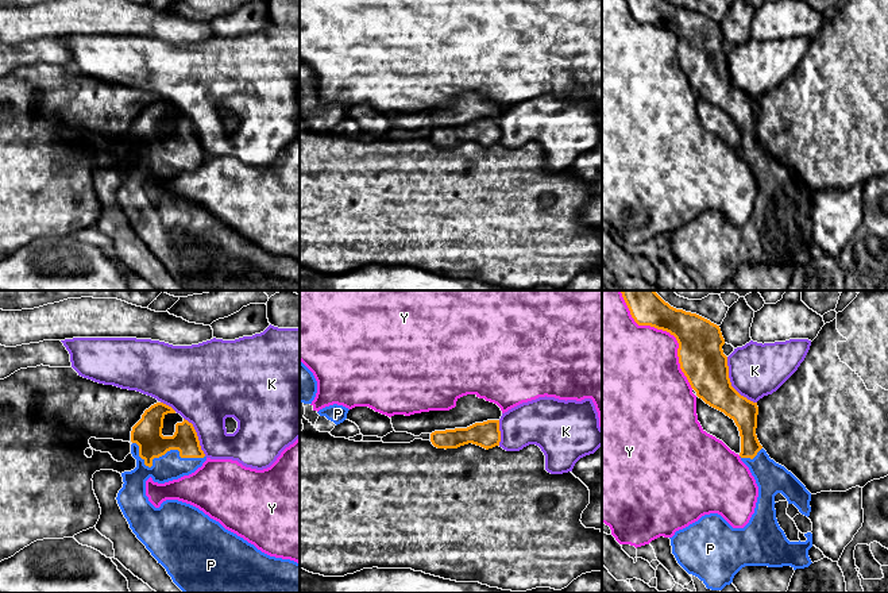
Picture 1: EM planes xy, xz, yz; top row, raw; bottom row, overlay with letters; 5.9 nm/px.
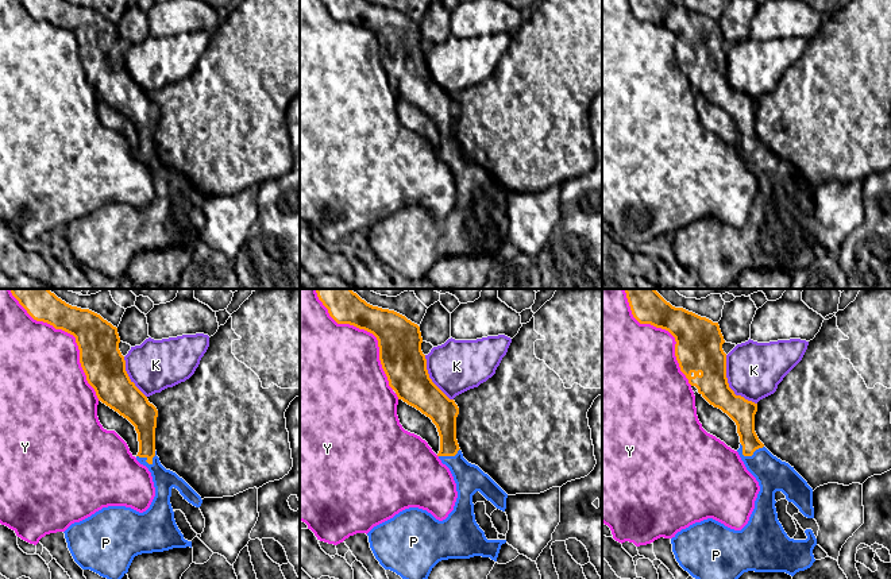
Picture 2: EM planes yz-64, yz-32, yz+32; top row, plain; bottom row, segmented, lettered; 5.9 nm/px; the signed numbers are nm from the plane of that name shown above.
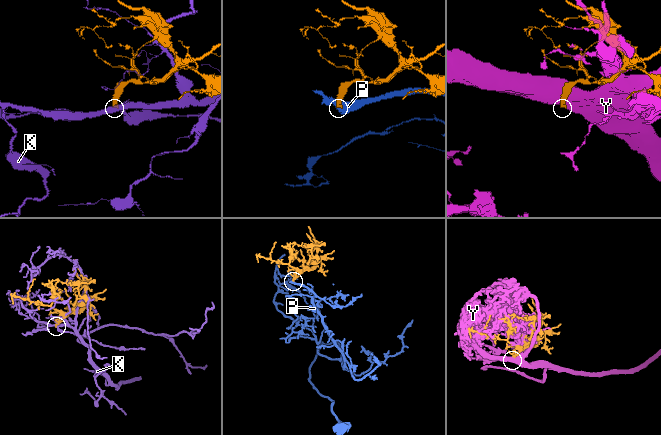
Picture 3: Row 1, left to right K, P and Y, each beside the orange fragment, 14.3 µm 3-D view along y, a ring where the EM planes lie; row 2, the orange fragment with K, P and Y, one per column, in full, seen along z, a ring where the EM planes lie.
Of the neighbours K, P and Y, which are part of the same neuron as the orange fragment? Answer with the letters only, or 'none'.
P

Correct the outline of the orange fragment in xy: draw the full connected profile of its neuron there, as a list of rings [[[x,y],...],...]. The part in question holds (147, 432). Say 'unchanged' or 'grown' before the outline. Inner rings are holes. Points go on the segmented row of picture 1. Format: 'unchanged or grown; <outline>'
grown; [[[157,403],[144,411],[131,431],[136,467],[121,473],[124,484],[116,500],[132,532],[184,593],[300,593],[300,563],[262,552],[190,504],[166,500],[155,508],[148,501],[146,481],[150,477],[165,484],[194,473],[206,461],[197,432],[188,420],[175,424],[173,436],[162,435],[167,413],[175,411]]]

